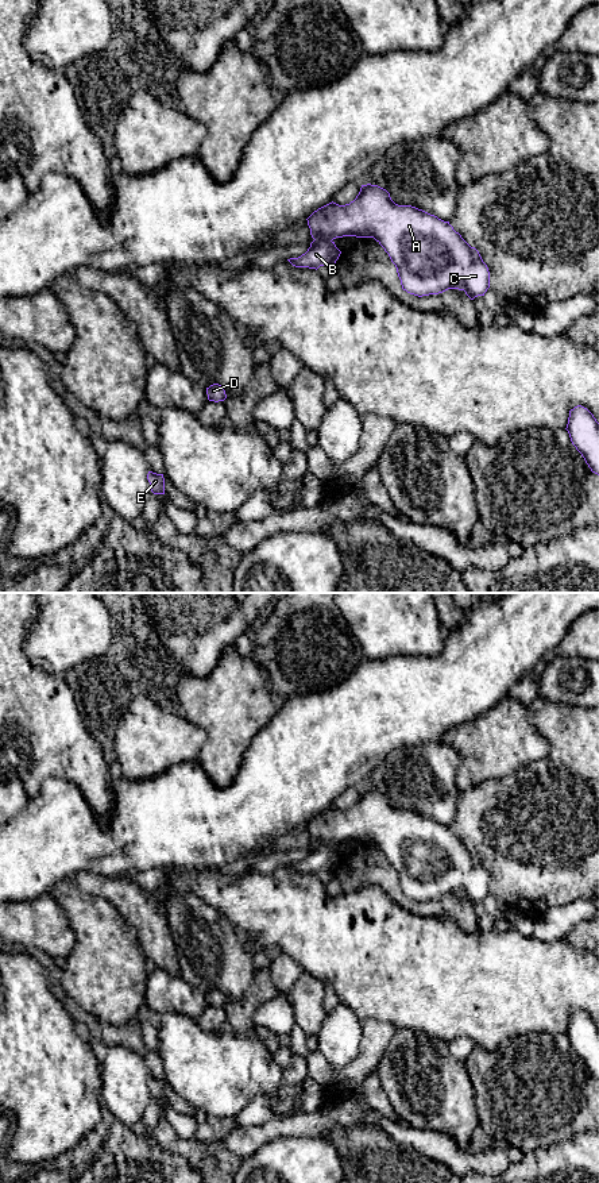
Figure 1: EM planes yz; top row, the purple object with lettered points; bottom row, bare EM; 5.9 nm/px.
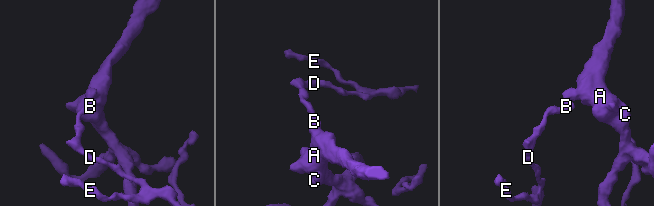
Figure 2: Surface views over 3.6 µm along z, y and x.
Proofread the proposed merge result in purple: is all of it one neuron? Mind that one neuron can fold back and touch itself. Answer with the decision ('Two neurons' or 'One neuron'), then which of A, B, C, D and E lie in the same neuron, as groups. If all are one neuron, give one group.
Two neurons. Groups: A C / B D E

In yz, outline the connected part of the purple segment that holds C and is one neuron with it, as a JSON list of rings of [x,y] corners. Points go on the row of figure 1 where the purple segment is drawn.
[[[362,185],[359,194],[349,204],[339,205],[332,201],[314,211],[306,220],[314,240],[374,238],[395,265],[402,289],[410,294],[422,297],[459,289],[474,300],[484,296],[490,288],[490,271],[479,251],[471,247],[449,221],[411,205],[395,204],[390,193],[378,185]]]

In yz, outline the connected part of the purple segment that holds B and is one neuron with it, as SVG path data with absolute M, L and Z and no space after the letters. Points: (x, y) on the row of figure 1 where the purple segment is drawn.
M316 239L305 254L298 258L287 259L295 267L318 269L324 265L333 266L339 259L341 251L336 247L335 242L329 239Z

